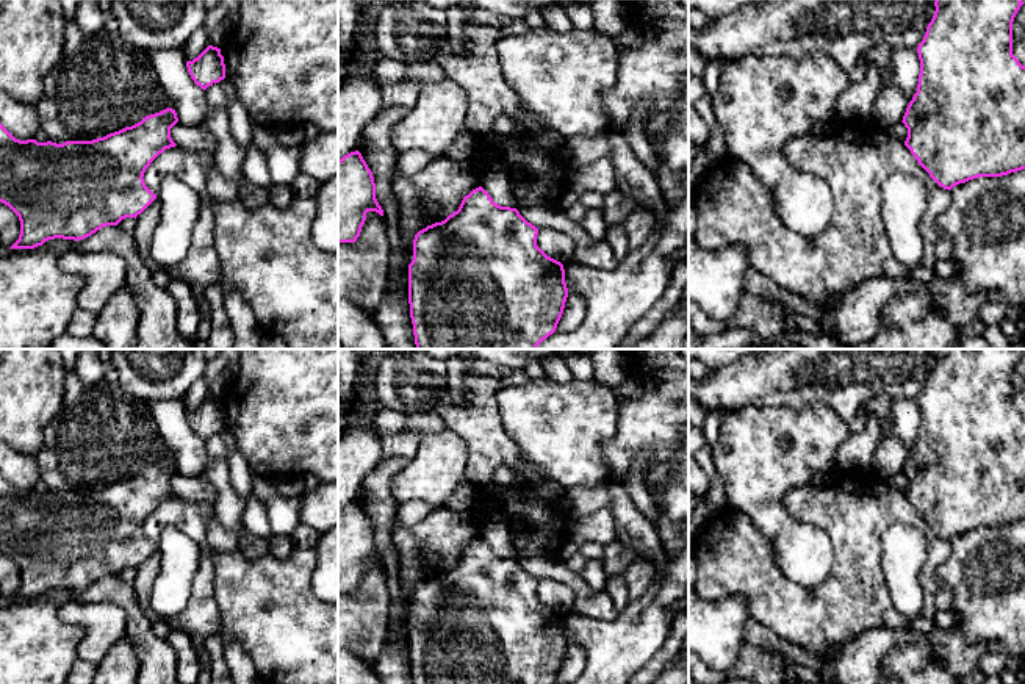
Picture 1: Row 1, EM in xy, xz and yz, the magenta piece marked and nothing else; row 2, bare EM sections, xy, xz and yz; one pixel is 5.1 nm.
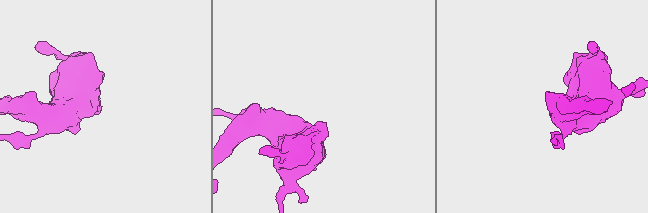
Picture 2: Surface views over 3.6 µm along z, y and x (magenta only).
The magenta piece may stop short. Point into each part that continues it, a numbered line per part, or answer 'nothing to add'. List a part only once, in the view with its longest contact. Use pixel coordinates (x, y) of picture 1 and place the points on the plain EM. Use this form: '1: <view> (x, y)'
nothing to add

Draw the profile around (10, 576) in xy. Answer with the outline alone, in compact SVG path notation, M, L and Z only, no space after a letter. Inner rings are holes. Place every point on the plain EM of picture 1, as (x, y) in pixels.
M0 553L0 590L5 599L9 599L20 585L19 567Z

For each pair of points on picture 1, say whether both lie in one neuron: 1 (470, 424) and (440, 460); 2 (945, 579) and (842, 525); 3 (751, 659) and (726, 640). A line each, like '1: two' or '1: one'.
1: two
2: two
3: two

